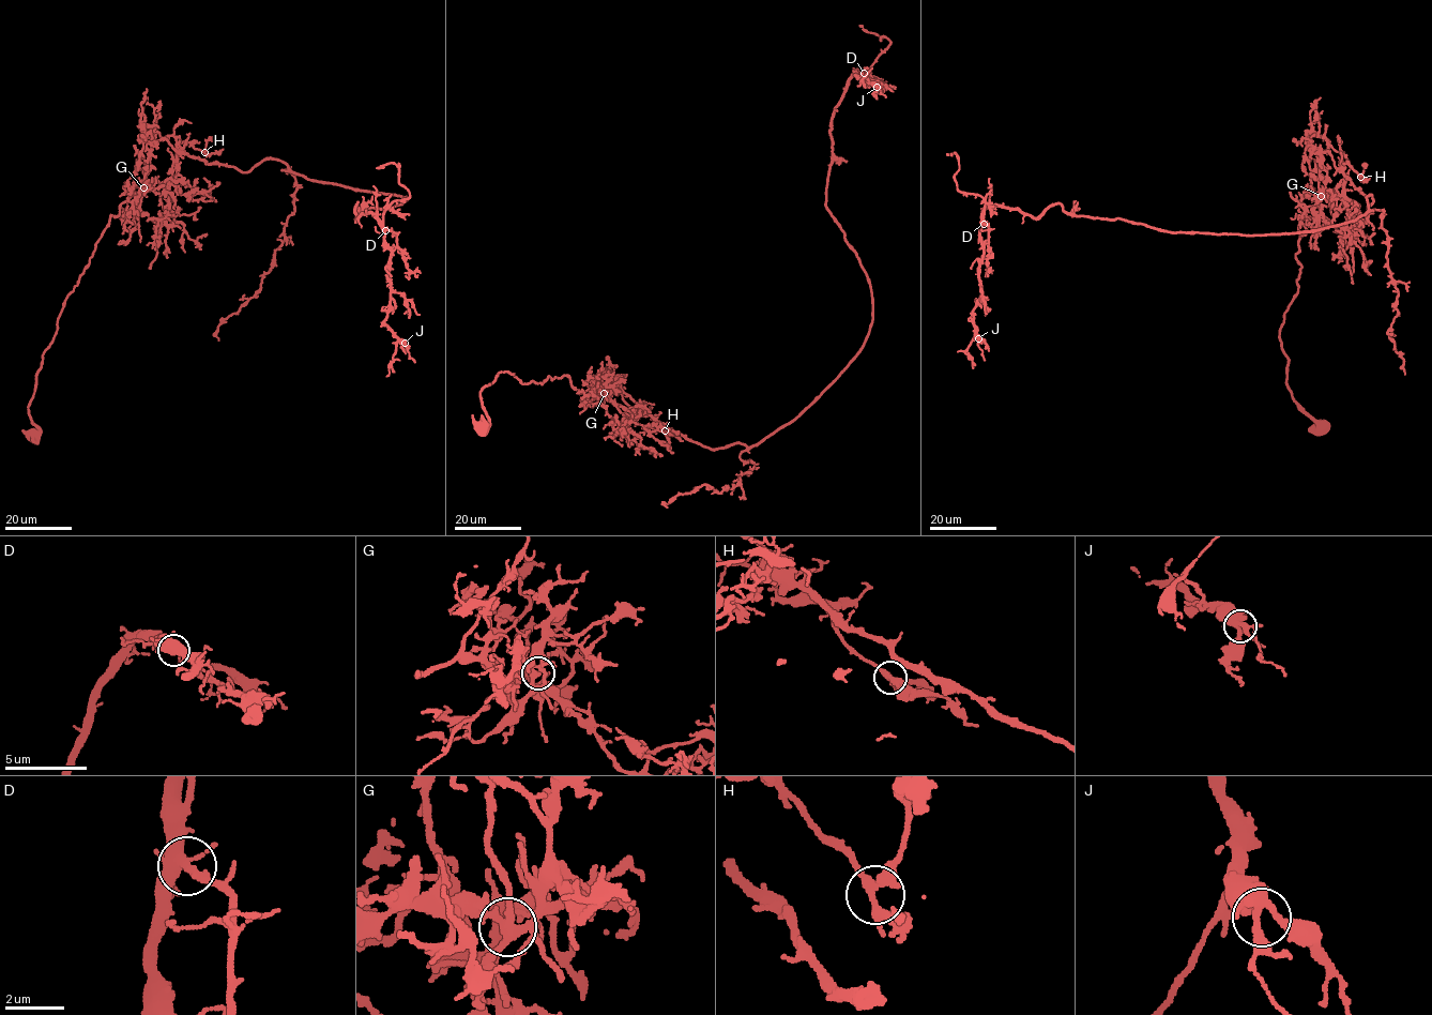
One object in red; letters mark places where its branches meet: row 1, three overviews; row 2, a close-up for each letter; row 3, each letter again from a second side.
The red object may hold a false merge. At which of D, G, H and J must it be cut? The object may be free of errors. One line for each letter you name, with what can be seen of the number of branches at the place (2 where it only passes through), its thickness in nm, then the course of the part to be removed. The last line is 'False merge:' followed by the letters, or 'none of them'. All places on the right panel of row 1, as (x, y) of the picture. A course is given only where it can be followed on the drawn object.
G: Branches: 5. Thickness 320 nm. Course of the part to remove: (1320, 195), (1327, 151), (1373, 202), (1257, 235), (989, 206), (972, 368)
False merge: G

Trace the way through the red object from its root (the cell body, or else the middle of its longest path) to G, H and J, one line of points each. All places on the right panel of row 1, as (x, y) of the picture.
G: (1322, 425), (1288, 387), (1279, 330), (1298, 291), (1298, 226), (1318, 215), (1318, 199), (1326, 193), (1320, 195)
H: (1322, 425), (1288, 387), (1279, 330), (1298, 291), (1299, 225), (1325, 191), (1345, 197), (1342, 163), (1360, 177)
J: (1322, 425), (1279, 330), (1298, 226), (1345, 197), (1341, 169), (1364, 215), (1284, 235), (989, 206), (978, 338)

